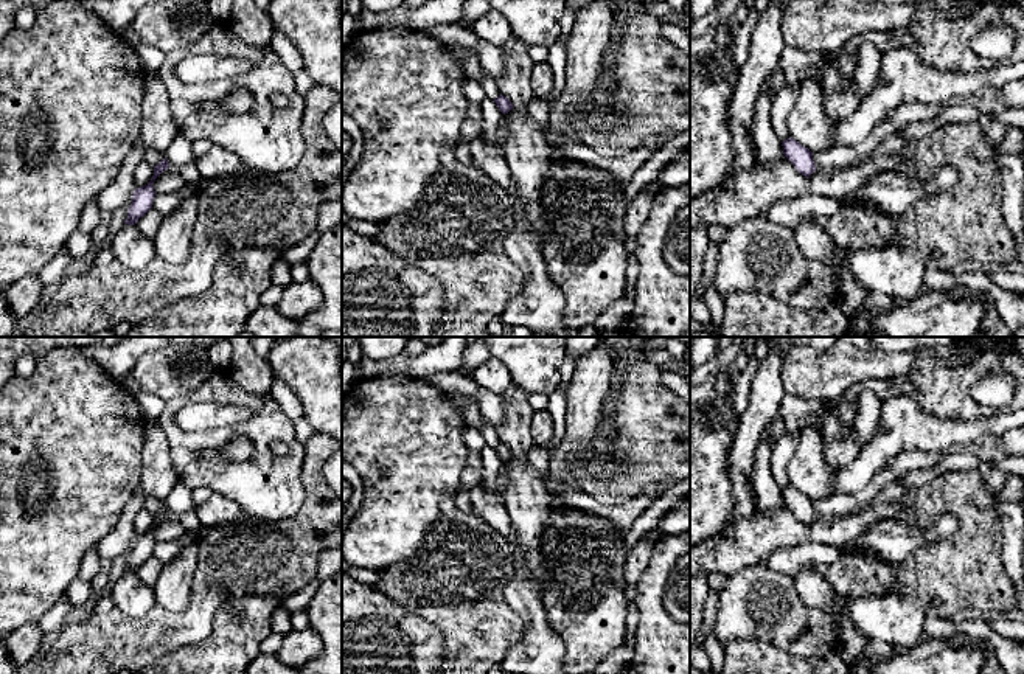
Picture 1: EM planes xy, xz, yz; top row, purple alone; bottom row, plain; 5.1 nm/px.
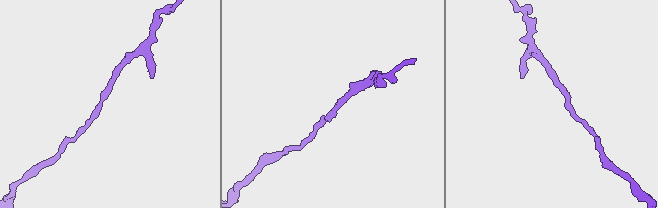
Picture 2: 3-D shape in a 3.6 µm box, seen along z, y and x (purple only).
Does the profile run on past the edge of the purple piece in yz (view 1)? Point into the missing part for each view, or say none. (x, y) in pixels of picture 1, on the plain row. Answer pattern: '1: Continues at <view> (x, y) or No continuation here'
1: No continuation here

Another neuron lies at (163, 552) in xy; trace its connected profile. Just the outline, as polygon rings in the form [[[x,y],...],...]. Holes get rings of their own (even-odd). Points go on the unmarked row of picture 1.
[[[186,533],[172,542],[155,542],[152,556],[163,565],[172,561],[185,547],[200,539],[200,533]]]

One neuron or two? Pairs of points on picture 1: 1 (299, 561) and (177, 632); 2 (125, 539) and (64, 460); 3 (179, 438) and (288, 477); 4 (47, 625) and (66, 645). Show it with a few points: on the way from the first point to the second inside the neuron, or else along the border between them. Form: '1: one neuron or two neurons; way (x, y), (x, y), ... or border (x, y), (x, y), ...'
1: one neuron; way (266, 561), (241, 561), (212, 587), (205, 600)
2: two neurons; border (132, 496), (121, 513), (120, 522), (95, 545)
3: one neuron; way (199, 468), (212, 472), (258, 472)
4: two neurons; border (64, 625), (55, 635)

